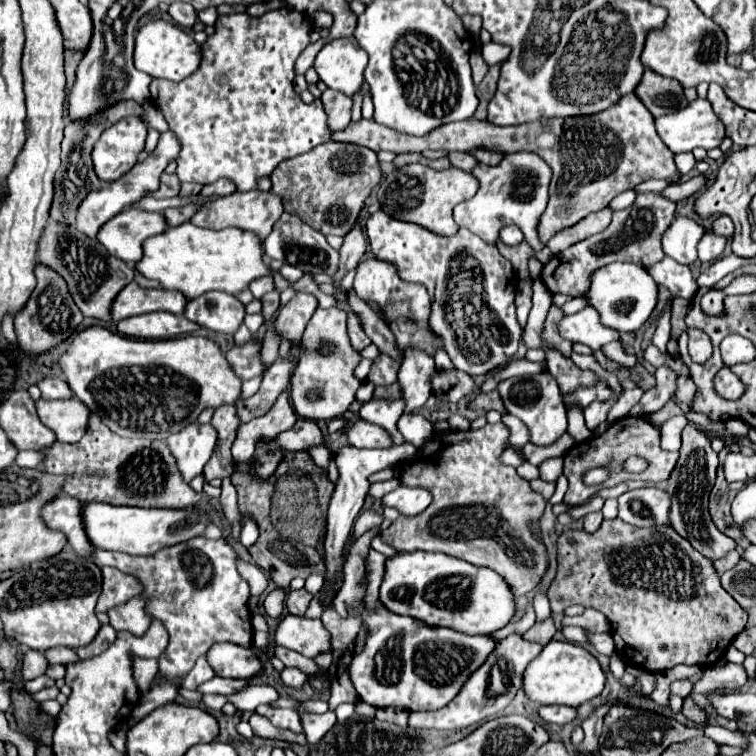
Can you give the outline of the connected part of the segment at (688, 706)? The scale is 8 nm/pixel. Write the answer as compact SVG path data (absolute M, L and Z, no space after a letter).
M687 697L687 699L683 701L683 715L685 715L689 721L693 721L695 725L707 725L707 723L709 723L709 715L707 715L699 705L695 705L691 697Z

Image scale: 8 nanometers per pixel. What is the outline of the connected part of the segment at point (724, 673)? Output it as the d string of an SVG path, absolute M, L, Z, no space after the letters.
M725 663L721 667L713 665L713 667L705 669L701 679L693 685L691 693L709 695L715 691L739 689L741 685L745 685L745 681L747 681L747 673L745 673L743 665L733 665L733 663Z

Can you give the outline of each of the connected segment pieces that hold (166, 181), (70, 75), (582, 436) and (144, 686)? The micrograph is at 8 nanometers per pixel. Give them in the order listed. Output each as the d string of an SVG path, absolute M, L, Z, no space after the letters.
M163 173L161 175L161 187L157 193L153 193L155 199L167 199L167 197L177 197L179 195L179 185L181 181L177 179L177 175L169 175L169 173Z
M65 51L65 75L67 75L67 91L69 87L73 85L75 81L75 69L81 61L81 53L75 53L75 51Z
M577 407L577 409L571 409L571 415L567 415L567 417L569 417L569 427L567 427L567 431L573 435L573 439L575 439L577 443L585 443L585 441L589 441L589 439L593 437L593 433L585 427L583 413L581 413L579 407Z
M133 657L134 679L141 696L145 695L158 673L158 661L156 659L141 659Z

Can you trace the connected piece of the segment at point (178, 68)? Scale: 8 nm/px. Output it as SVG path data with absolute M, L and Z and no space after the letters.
M159 19L159 21L149 21L147 25L143 25L137 31L133 59L135 59L135 67L151 77L181 81L197 69L199 59L201 59L201 51L189 33L185 33L177 25L171 25L171 23Z

